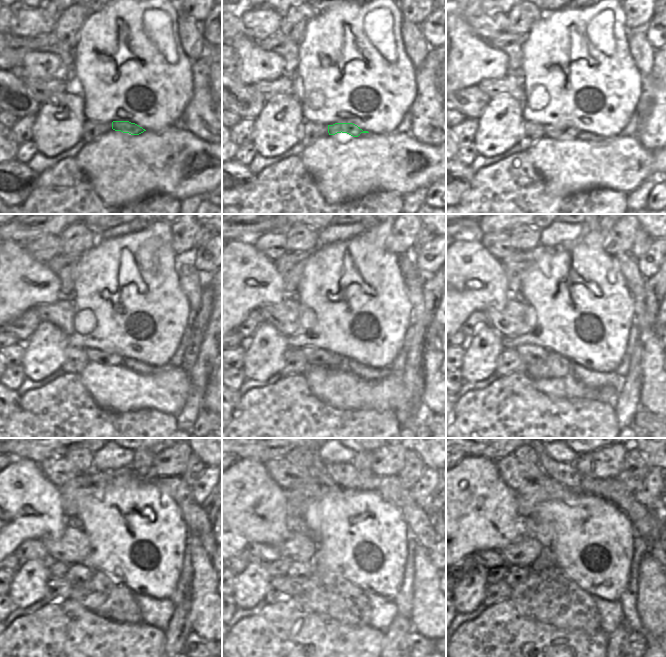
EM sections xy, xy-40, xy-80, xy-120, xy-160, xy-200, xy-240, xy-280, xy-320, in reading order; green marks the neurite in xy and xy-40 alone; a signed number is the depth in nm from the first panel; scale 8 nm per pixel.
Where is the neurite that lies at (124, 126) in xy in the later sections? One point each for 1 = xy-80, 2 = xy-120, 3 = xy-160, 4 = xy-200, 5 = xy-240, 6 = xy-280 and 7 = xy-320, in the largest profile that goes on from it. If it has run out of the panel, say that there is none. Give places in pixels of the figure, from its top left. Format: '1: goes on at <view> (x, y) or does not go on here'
1: goes on at xy-80 (558, 133)
2: goes on at xy-120 (94, 355)
3: goes on at xy-160 (314, 356)
4: goes on at xy-200 (529, 353)
5: goes on at xy-240 (78, 573)
6: goes on at xy-280 (298, 572)
7: goes on at xy-320 (516, 574)

